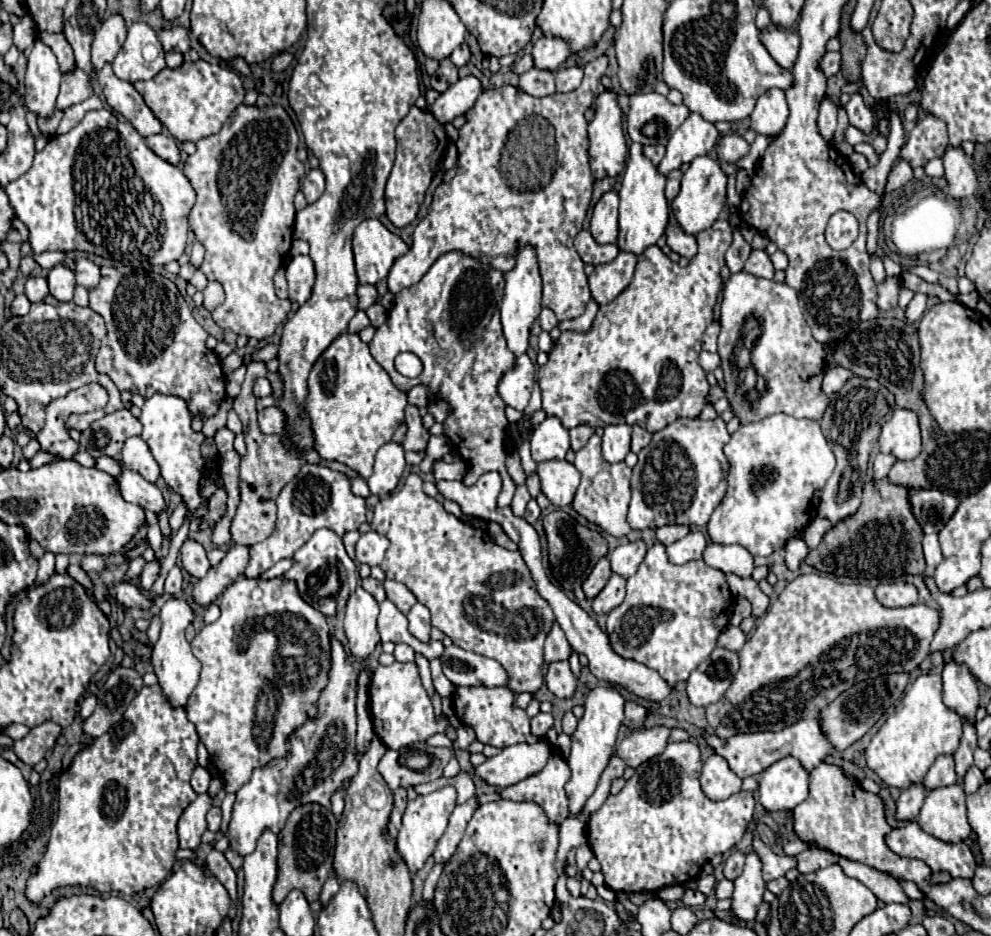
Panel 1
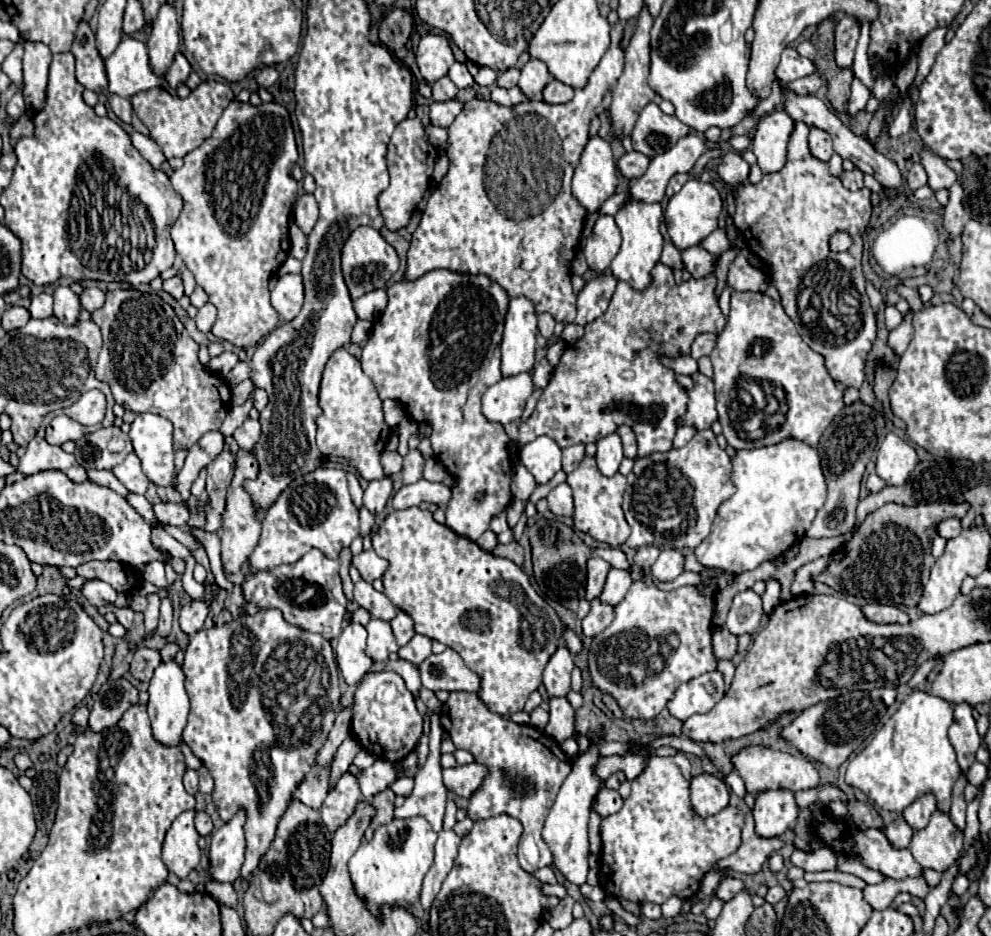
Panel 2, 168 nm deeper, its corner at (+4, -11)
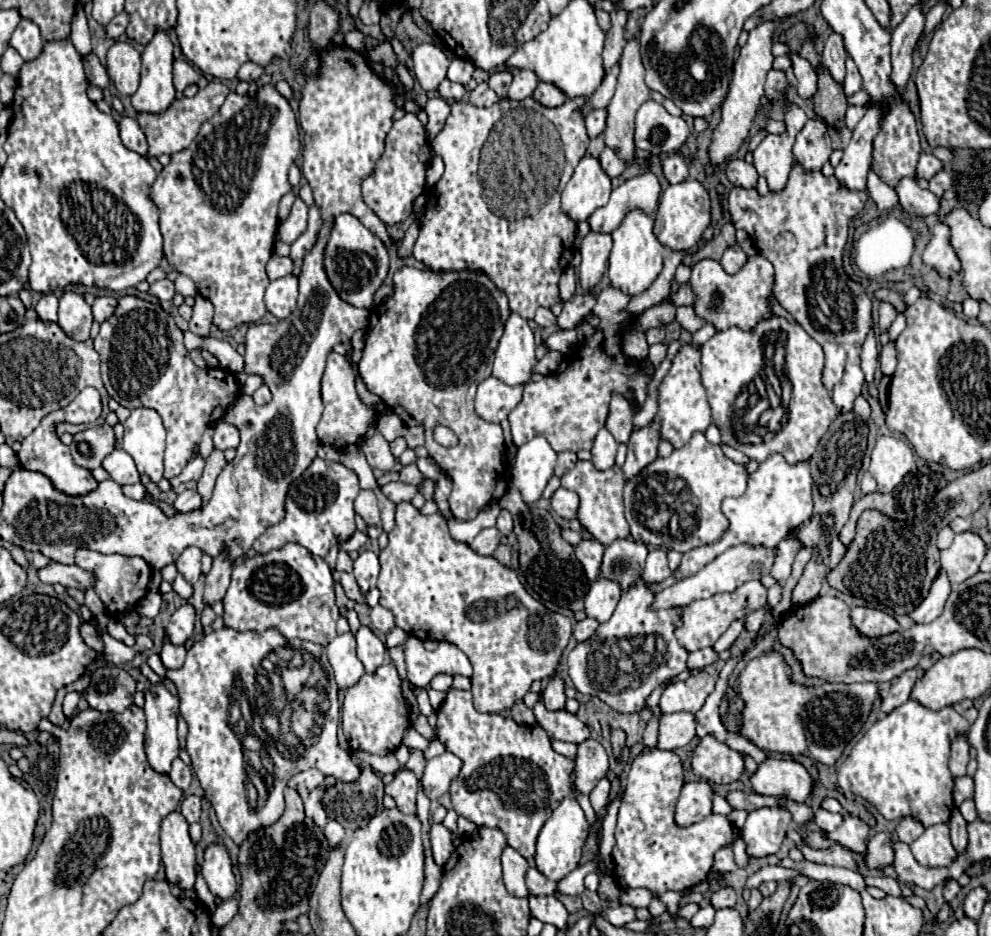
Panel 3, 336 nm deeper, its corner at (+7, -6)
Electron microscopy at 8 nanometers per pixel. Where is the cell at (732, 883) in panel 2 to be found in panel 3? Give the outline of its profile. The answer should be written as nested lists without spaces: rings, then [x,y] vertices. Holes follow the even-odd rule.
[[[720,886],[718,890],[712,892],[712,906],[716,910],[734,908],[734,904],[736,904],[736,894],[734,894],[734,890],[730,886]]]

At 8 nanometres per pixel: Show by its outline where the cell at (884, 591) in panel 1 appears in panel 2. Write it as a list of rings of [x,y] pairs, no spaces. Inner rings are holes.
[[[869,603],[863,607],[863,613],[873,623],[909,623],[909,615],[895,605]]]

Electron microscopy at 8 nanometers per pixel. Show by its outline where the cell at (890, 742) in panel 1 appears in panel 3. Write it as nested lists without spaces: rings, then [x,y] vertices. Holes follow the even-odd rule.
[[[908,700],[860,738],[838,770],[838,784],[868,800],[886,820],[912,818],[924,828],[948,822],[954,810],[954,778],[948,768],[952,730],[954,740],[970,732],[968,720],[956,708],[948,706],[936,712]]]

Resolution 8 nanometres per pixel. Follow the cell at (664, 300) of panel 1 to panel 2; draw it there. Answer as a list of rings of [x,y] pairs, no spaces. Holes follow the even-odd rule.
[[[657,263],[657,265],[653,267],[653,271],[651,271],[651,283],[649,283],[649,287],[643,289],[643,291],[633,289],[633,287],[631,287],[629,283],[625,283],[625,281],[619,281],[619,283],[617,283],[617,289],[615,289],[615,293],[613,293],[613,299],[611,299],[611,303],[609,303],[609,309],[607,309],[599,319],[595,319],[593,323],[585,325],[585,335],[583,335],[577,343],[567,345],[567,349],[563,351],[557,367],[555,367],[553,373],[551,373],[549,385],[543,389],[543,393],[541,393],[541,397],[539,397],[539,401],[537,401],[537,407],[535,407],[533,415],[529,417],[529,421],[525,421],[525,423],[519,425],[519,441],[525,445],[525,443],[531,443],[531,441],[533,441],[535,437],[539,437],[539,435],[547,435],[547,437],[551,437],[553,441],[557,441],[559,447],[569,447],[569,445],[575,445],[575,443],[585,443],[585,445],[587,445],[587,443],[595,443],[599,437],[605,437],[605,435],[609,435],[609,433],[615,433],[621,425],[629,425],[629,427],[635,431],[635,435],[637,435],[639,457],[649,455],[651,451],[669,451],[671,445],[673,445],[675,431],[677,431],[677,427],[679,427],[679,419],[687,413],[689,393],[687,393],[685,387],[679,385],[677,373],[661,363],[661,357],[671,357],[671,359],[675,359],[675,357],[681,357],[681,355],[689,355],[689,353],[691,353],[691,343],[693,343],[693,339],[695,339],[699,333],[707,333],[707,331],[719,333],[719,331],[725,327],[725,315],[721,313],[721,309],[719,309],[719,305],[717,305],[717,297],[715,297],[715,283],[717,283],[717,277],[715,277],[715,273],[711,273],[711,275],[701,277],[701,279],[693,279],[693,277],[691,277],[689,281],[683,281],[681,285],[677,285],[675,279],[673,279],[673,271],[671,271],[667,265],[663,265],[663,263]]]

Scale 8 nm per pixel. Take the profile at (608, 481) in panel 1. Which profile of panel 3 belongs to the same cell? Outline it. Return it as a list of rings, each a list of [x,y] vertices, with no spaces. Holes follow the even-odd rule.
[[[578,460],[574,470],[570,470],[568,474],[562,476],[562,486],[568,490],[574,490],[580,496],[578,520],[596,540],[600,540],[602,544],[608,546],[608,542],[630,536],[630,528],[624,518],[624,502],[622,502],[624,476],[618,466],[612,466],[610,470],[600,472],[592,466],[590,460]]]

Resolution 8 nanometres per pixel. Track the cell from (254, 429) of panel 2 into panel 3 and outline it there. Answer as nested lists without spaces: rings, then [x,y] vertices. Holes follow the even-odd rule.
[[[222,420],[214,426],[214,448],[228,450],[228,448],[236,448],[238,442],[240,442],[240,434],[236,426],[228,426]]]

